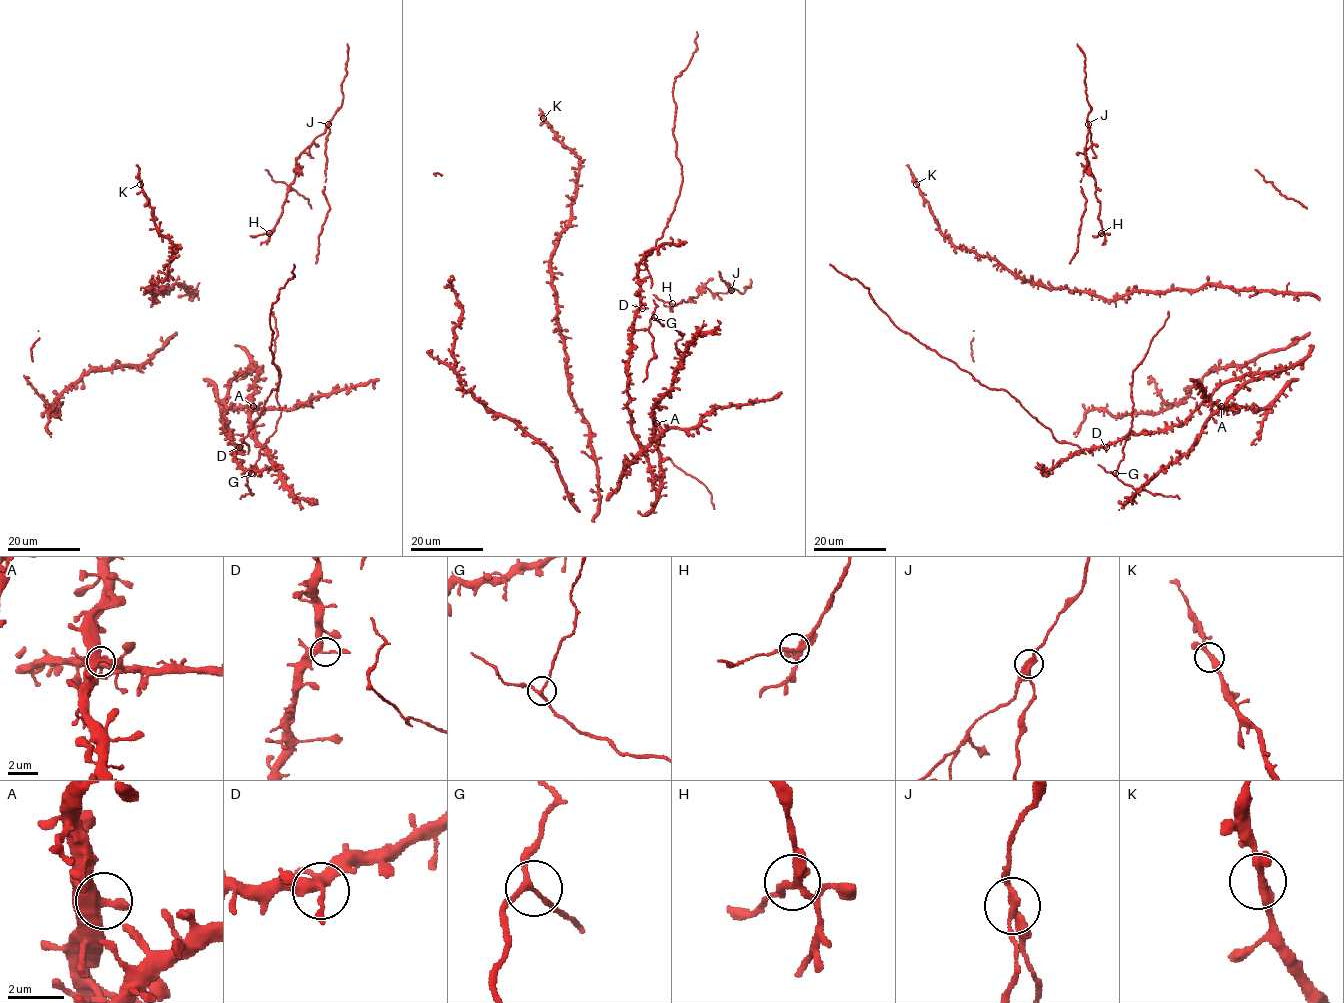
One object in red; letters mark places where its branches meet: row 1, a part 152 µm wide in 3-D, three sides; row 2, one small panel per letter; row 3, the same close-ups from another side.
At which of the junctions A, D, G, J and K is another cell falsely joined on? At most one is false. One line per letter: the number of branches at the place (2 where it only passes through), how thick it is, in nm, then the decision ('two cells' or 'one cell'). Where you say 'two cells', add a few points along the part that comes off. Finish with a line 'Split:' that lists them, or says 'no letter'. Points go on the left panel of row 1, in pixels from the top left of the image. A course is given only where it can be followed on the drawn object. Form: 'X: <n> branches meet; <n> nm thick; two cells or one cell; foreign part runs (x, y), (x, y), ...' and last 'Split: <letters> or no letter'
A: 3 branches meet; 400 nm thick; one cell
D: 3 branches meet; 280 nm thick; one cell
G: 3 branches meet; 170 nm thick; one cell
J: 3 branches meet; 260 nm thick; two cells; foreign part runs (328, 124), (296, 161), (293, 182), (274, 227), (269, 233), (250, 235)
K: 3 branches meet; 280 nm thick; one cell
Split: J

